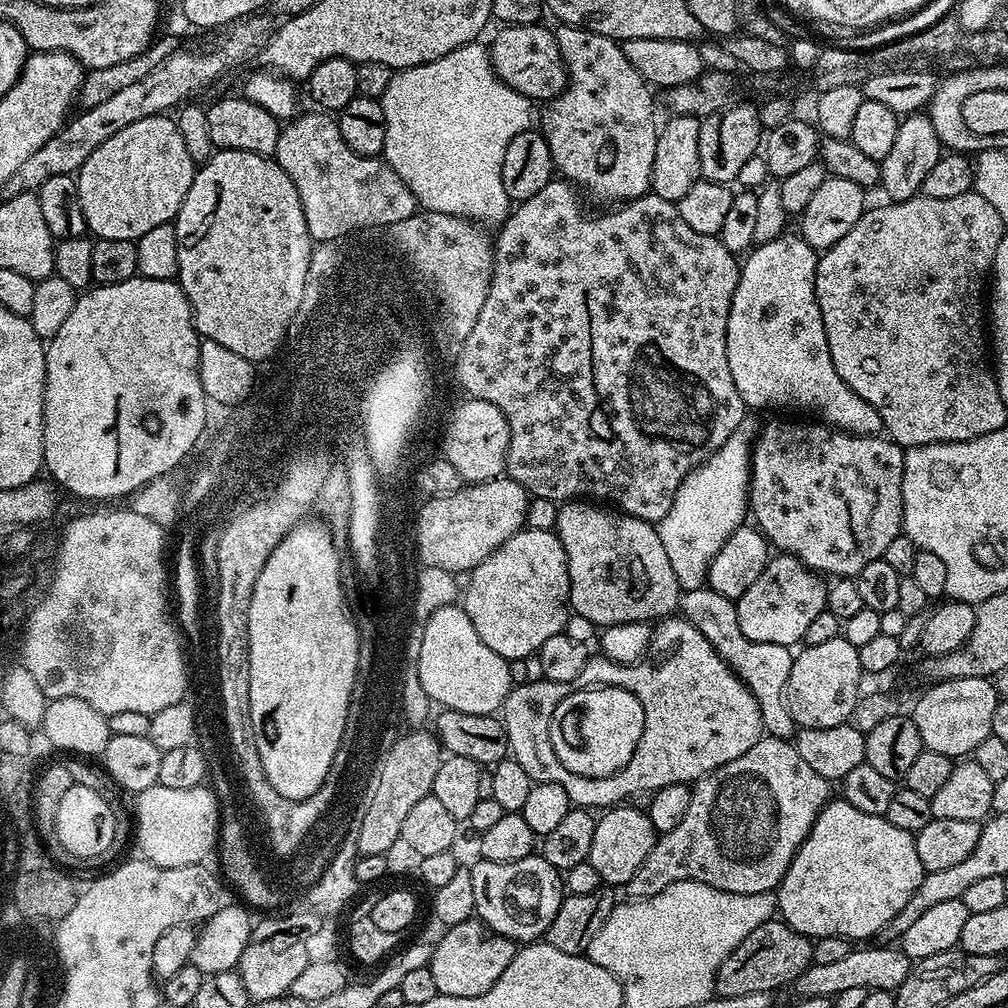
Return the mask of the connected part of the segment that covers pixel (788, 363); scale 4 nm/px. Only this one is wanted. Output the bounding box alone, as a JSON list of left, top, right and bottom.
[726,234,884,436]

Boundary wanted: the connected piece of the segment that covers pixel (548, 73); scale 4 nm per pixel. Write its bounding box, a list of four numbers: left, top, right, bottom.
[490,23,568,102]

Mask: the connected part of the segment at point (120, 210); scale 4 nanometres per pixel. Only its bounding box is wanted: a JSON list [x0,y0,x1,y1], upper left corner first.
[75,115,196,242]

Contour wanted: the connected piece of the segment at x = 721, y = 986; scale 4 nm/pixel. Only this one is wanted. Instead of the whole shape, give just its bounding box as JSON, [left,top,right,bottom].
[716,918,813,996]

